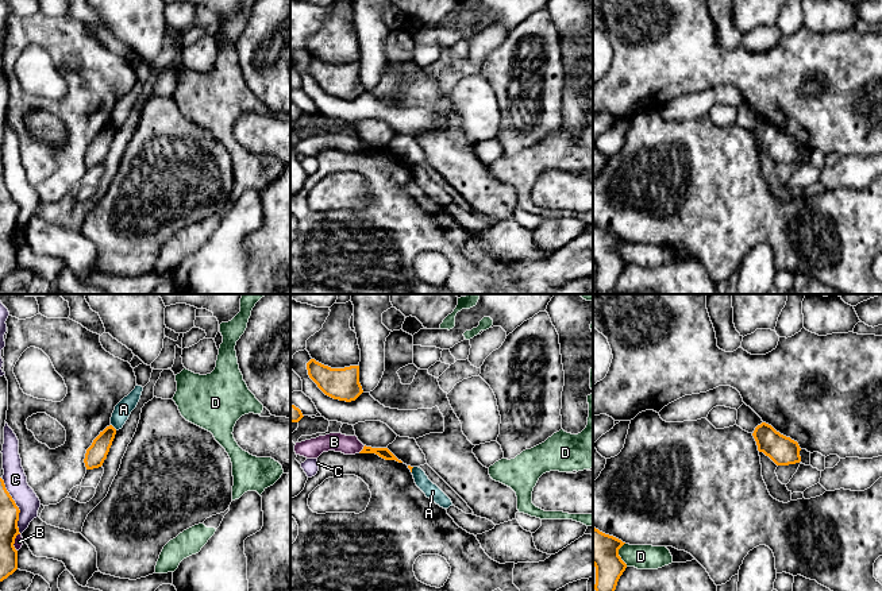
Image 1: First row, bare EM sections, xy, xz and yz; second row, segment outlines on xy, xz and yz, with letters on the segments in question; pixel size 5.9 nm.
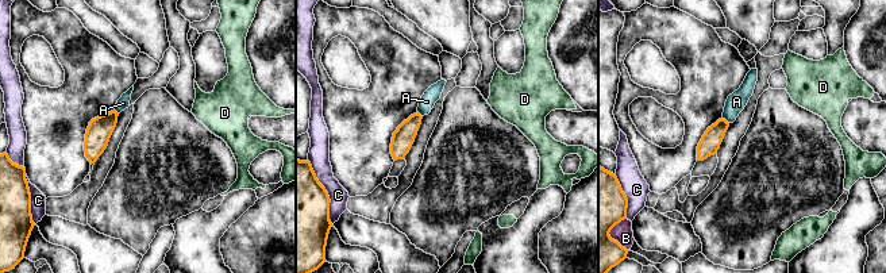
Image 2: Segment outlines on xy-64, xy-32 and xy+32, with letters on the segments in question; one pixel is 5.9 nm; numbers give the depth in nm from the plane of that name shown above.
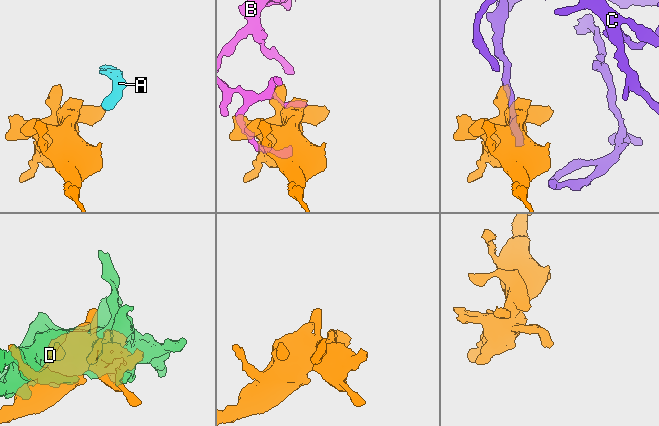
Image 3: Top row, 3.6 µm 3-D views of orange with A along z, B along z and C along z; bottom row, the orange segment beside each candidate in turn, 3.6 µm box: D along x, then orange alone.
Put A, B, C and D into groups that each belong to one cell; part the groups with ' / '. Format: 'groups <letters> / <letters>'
groups A D / B / C

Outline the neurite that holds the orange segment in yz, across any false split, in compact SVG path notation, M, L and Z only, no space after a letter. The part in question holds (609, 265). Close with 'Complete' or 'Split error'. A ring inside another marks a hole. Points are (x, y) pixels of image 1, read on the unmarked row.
M593 224L593 263L596 264L594 287L597 294L613 294L617 279L627 266L619 254L621 237L605 232Z. Complete

